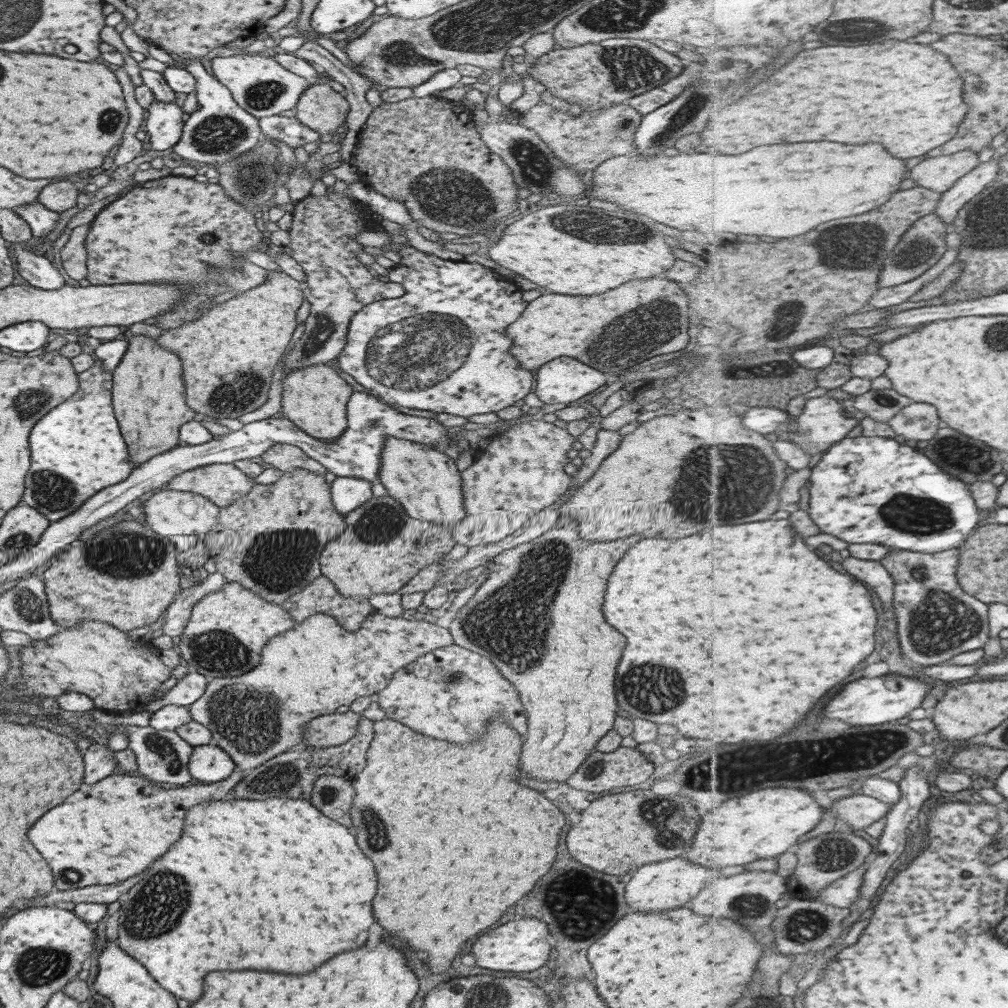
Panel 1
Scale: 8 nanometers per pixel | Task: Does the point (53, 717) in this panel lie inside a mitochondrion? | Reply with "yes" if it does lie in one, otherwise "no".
no

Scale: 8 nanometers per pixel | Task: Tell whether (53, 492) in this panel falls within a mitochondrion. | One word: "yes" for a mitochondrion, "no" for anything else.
yes

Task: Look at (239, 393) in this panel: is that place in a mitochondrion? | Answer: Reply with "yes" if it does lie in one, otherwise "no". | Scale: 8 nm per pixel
yes

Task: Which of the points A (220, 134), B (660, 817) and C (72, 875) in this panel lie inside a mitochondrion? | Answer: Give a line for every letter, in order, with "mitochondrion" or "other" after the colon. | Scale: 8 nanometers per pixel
A: mitochondrion
B: mitochondrion
C: mitochondrion

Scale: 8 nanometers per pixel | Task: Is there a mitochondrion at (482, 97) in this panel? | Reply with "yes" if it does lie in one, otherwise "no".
no

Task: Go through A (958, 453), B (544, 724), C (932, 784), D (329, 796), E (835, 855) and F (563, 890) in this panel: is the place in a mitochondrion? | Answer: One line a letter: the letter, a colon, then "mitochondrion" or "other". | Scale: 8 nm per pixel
A: mitochondrion
B: other
C: other
D: mitochondrion
E: mitochondrion
F: mitochondrion

